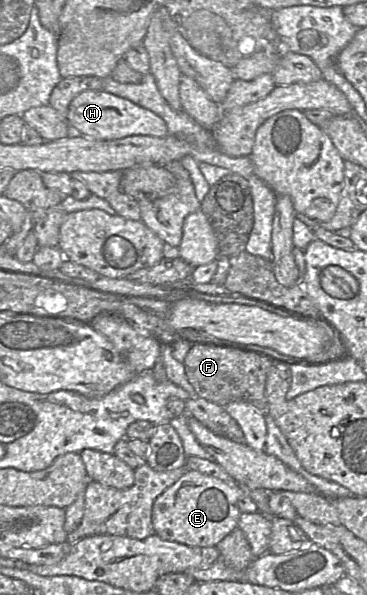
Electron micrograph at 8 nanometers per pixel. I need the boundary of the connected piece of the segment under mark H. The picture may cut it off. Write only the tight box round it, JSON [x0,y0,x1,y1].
[66,90,169,140]

